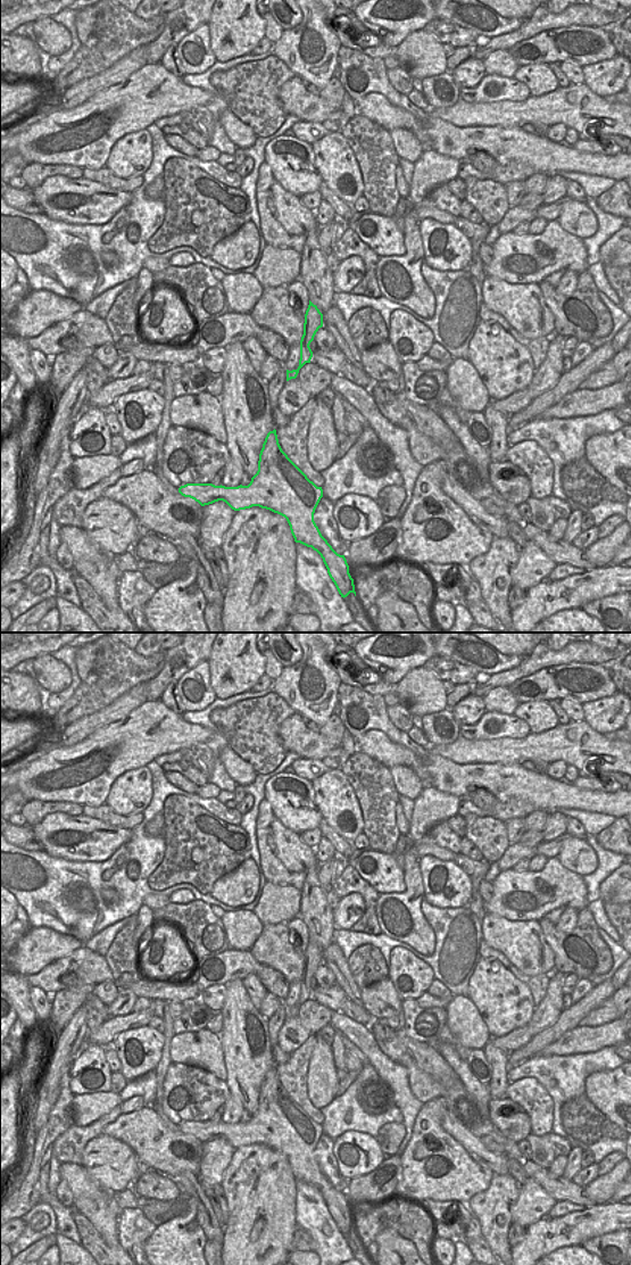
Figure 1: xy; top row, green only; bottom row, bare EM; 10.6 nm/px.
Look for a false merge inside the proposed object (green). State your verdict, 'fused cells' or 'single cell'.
fused cells

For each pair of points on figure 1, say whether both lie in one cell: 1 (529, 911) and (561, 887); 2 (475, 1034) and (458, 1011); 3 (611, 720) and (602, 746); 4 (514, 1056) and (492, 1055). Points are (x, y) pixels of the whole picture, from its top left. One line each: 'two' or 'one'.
1: one
2: one
3: two
4: two

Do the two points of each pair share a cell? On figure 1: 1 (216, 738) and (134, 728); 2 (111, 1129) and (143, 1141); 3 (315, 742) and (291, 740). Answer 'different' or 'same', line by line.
1: same
2: same
3: same

